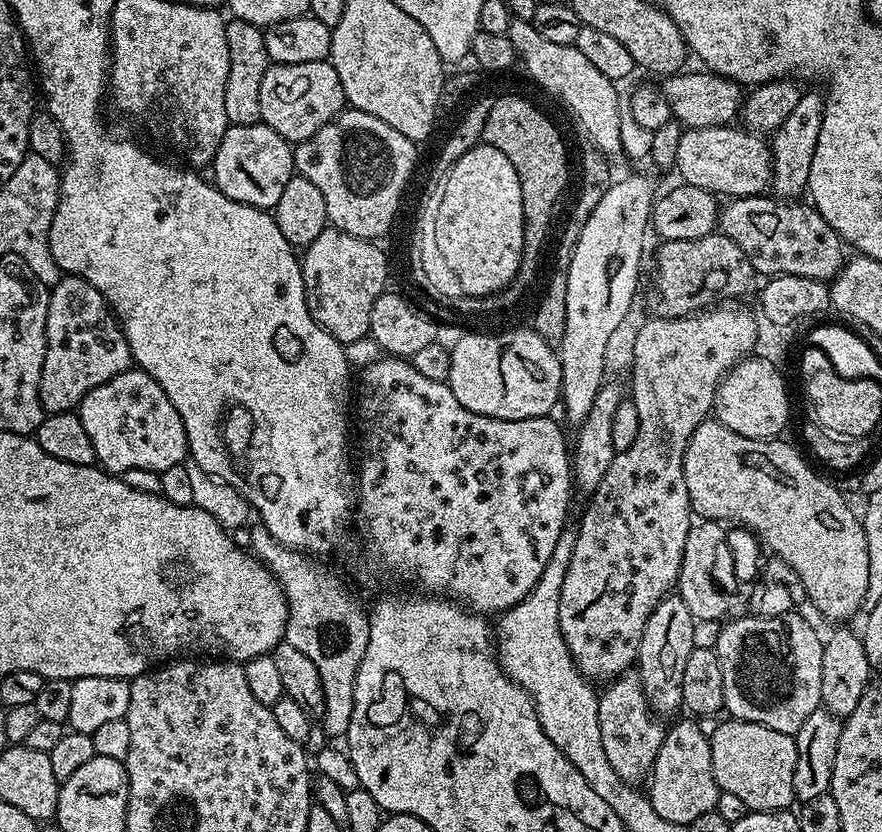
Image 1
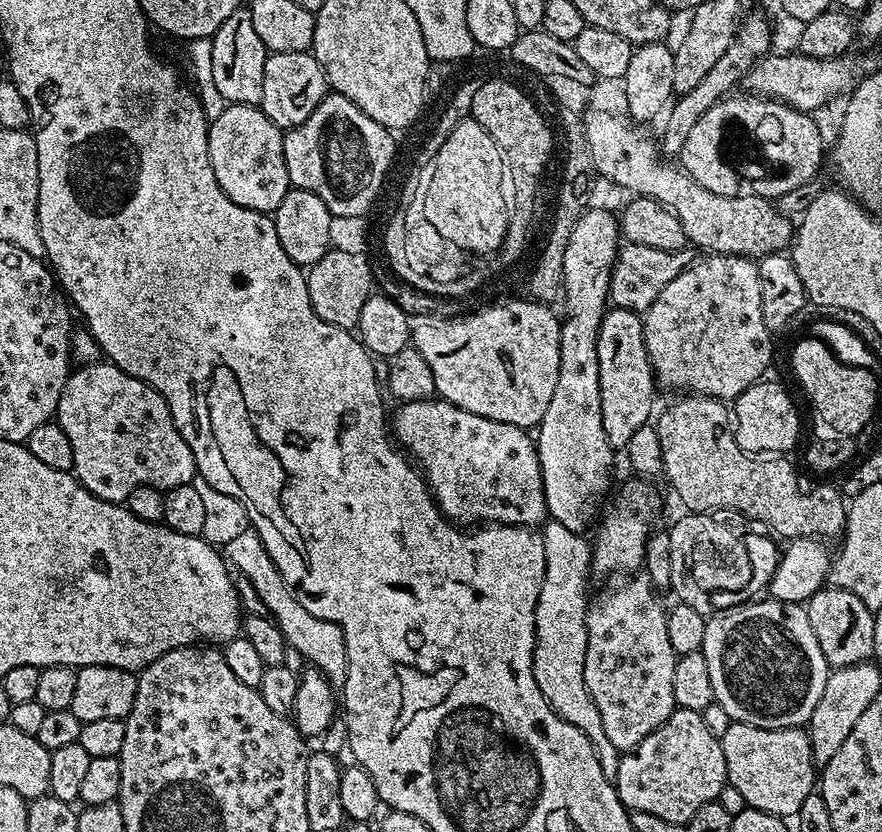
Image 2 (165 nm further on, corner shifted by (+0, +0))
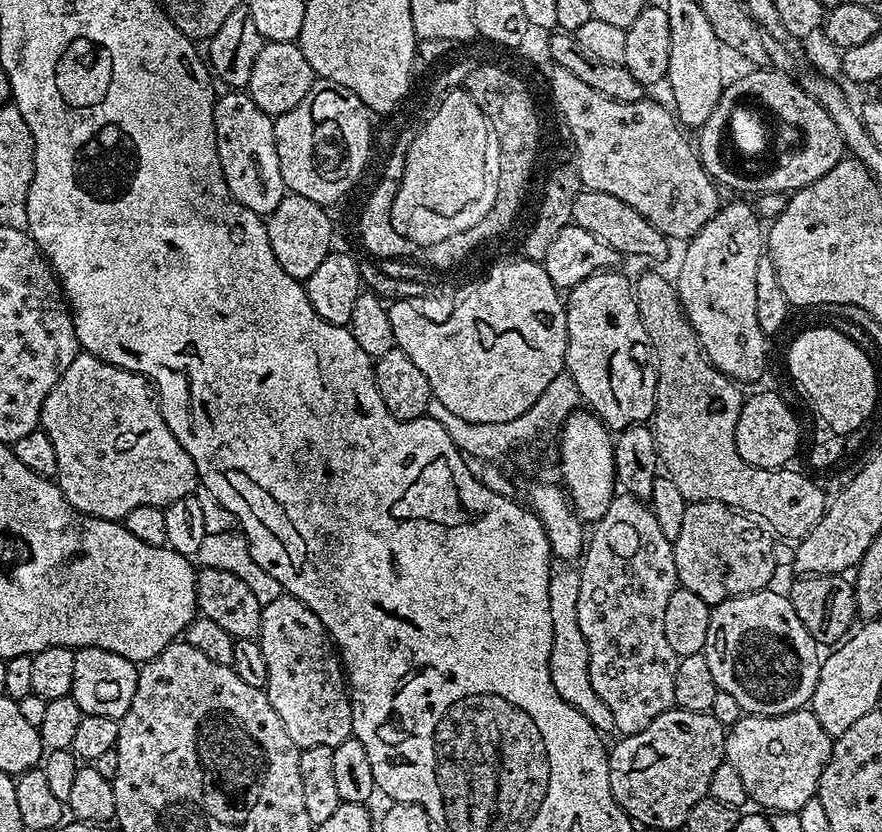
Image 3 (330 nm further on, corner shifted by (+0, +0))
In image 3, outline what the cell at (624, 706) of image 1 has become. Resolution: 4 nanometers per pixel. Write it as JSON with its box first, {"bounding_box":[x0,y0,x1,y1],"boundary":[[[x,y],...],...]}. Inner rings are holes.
{"bounding_box":[578,494,680,737],"boundary":[[[627,494],[616,495],[610,502],[610,510],[595,521],[593,528],[596,529],[593,532],[591,529],[587,537],[578,568],[578,626],[582,626],[582,638],[586,638],[594,691],[606,702],[610,714],[614,714],[616,732],[621,737],[633,736],[646,730],[658,714],[668,711],[676,702],[674,674],[678,674],[680,657],[666,642],[666,602],[670,602],[670,594],[678,587],[673,541],[658,530],[658,521],[647,503]]]}

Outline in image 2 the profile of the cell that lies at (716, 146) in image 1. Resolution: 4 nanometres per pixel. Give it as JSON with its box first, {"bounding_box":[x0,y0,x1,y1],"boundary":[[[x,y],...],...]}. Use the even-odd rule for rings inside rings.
{"bounding_box":[679,94,826,198],"boundary":[[[729,94],[698,118],[694,130],[680,144],[679,163],[698,186],[706,186],[710,194],[723,196],[767,196],[777,198],[803,186],[816,176],[820,163],[826,160],[824,136],[813,117],[807,112],[781,104],[779,100],[766,100],[763,96]]]}

